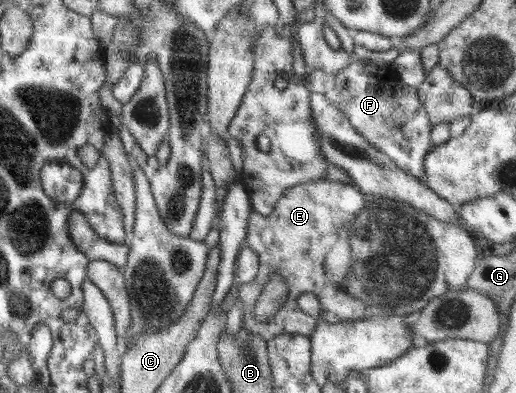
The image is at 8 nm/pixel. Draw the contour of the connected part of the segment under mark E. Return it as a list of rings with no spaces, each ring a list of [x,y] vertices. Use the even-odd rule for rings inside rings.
[[[327,178],[297,184],[287,189],[268,216],[252,210],[244,242],[245,246],[251,246],[257,252],[260,272],[254,280],[242,283],[238,290],[238,299],[244,312],[242,327],[251,335],[261,336],[265,341],[280,335],[302,335],[309,338],[320,321],[336,324],[340,321],[366,320],[372,316],[408,317],[446,291],[464,288],[480,256],[471,232],[460,224],[436,220],[406,202],[385,197],[372,198],[351,183]],[[274,272],[282,275],[288,287],[286,302],[277,310],[272,320],[259,323],[254,320],[254,307],[269,281],[269,275]],[[306,292],[315,294],[320,302],[318,319],[305,314],[296,303],[300,294]]]

